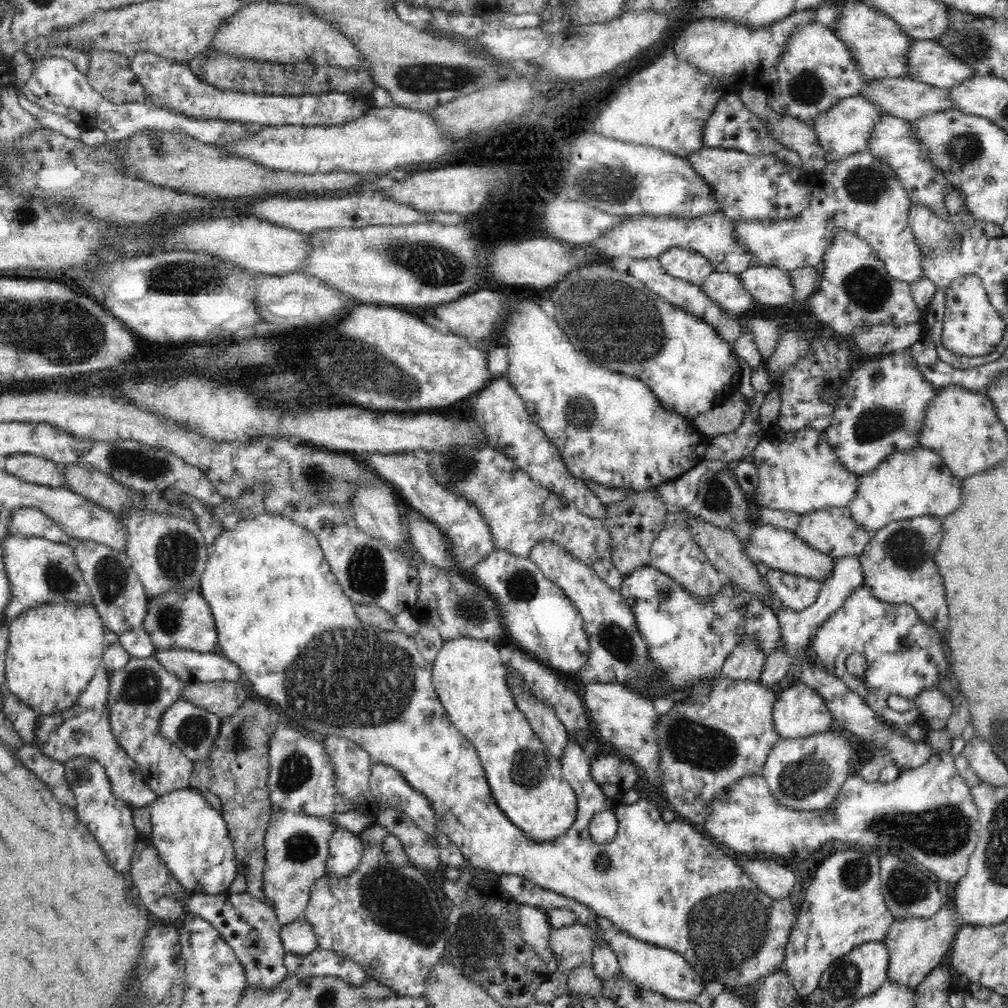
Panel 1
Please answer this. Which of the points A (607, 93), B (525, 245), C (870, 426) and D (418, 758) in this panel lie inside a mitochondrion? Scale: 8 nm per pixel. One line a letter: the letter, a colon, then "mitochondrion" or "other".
A: other
B: other
C: mitochondrion
D: other

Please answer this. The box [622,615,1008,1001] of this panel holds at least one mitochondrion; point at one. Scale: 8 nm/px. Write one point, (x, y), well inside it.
(726, 930)

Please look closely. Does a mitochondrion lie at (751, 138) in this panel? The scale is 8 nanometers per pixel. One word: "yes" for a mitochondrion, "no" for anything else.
no

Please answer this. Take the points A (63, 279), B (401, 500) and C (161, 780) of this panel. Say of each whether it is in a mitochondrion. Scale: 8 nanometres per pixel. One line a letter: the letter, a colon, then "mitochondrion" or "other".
A: other
B: other
C: other

